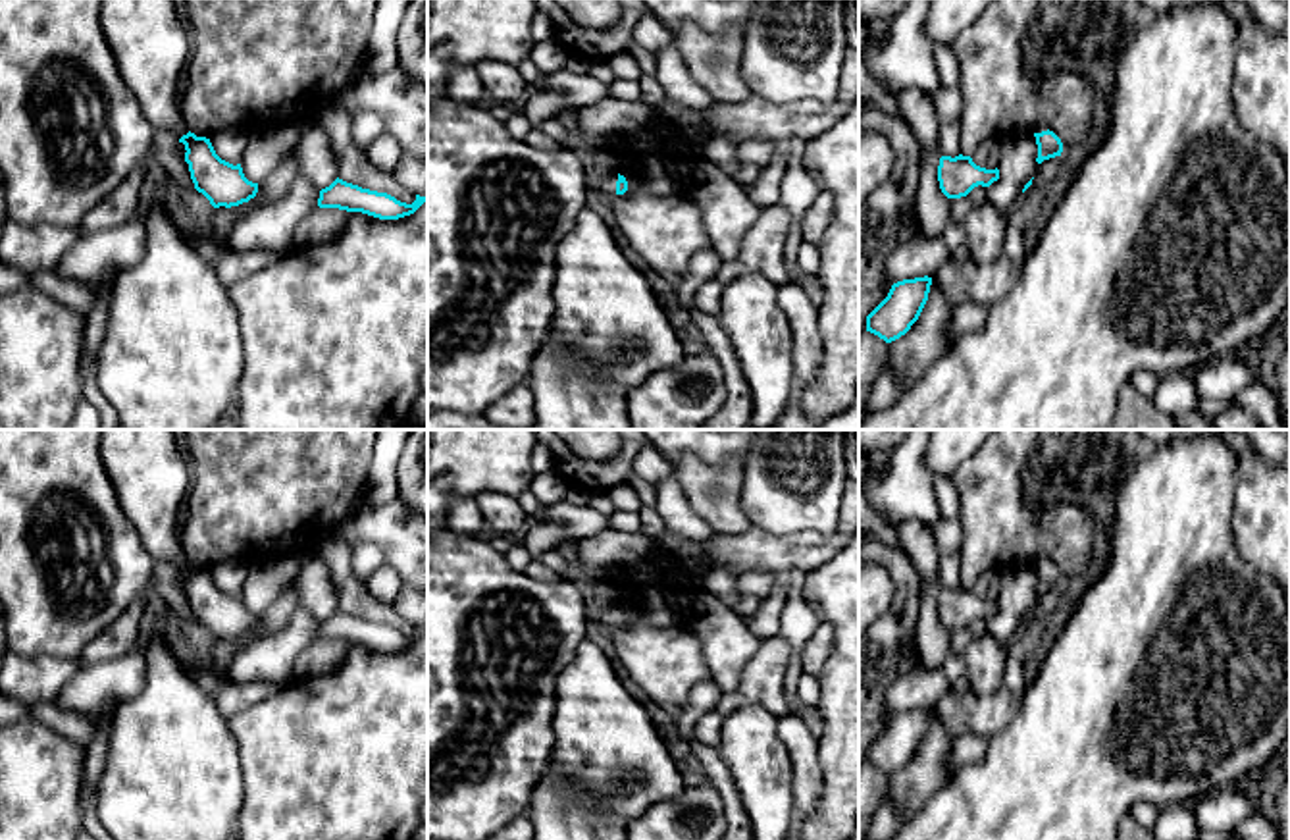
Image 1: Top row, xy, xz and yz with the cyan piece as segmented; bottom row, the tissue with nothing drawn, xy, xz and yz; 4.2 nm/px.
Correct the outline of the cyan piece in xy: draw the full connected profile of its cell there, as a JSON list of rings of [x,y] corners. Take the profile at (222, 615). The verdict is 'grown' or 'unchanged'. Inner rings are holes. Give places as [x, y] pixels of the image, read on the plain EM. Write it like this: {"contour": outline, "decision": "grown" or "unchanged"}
{"contour": [[[102,430],[100,459],[117,503],[137,528],[154,561],[173,564],[185,576],[194,620],[214,640],[239,638],[258,624],[241,595],[221,591],[210,570],[191,564],[177,528],[191,487],[191,468],[173,430]]], "decision": "grown"}

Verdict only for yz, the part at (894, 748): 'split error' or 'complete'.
complete

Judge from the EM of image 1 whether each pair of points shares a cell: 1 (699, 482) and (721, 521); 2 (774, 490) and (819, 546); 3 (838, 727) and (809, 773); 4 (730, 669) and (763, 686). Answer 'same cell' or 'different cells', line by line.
1: same cell
2: different cells
3: different cells
4: different cells

